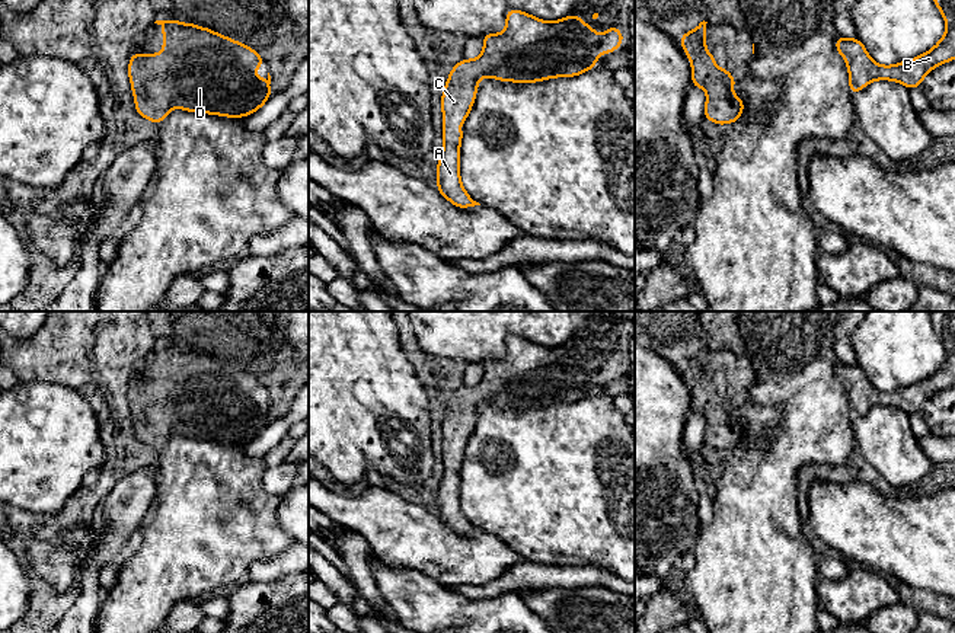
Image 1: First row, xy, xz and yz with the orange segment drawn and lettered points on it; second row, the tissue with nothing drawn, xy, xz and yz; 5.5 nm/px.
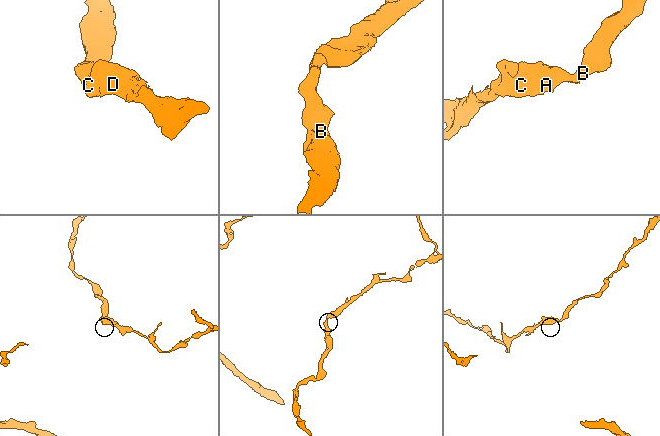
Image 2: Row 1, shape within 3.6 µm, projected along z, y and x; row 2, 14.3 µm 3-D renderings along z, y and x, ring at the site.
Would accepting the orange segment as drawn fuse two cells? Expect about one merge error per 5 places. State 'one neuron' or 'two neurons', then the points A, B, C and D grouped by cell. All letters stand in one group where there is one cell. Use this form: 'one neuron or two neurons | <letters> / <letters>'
one neuron | A B C D

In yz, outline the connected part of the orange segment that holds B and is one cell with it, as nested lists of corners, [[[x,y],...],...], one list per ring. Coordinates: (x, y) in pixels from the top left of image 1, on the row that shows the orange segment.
[[[933,0],[940,10],[946,31],[942,39],[923,55],[901,61],[895,65],[879,65],[868,54],[859,38],[836,39],[836,51],[844,58],[849,68],[849,87],[852,95],[860,92],[873,80],[892,80],[908,90],[920,87],[924,76],[943,63],[955,60],[955,0]]]

